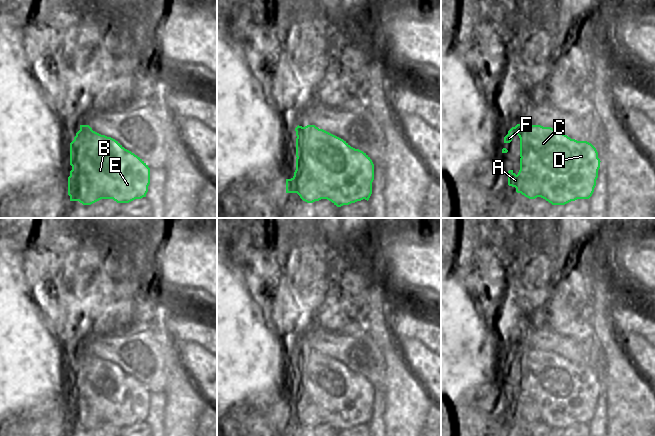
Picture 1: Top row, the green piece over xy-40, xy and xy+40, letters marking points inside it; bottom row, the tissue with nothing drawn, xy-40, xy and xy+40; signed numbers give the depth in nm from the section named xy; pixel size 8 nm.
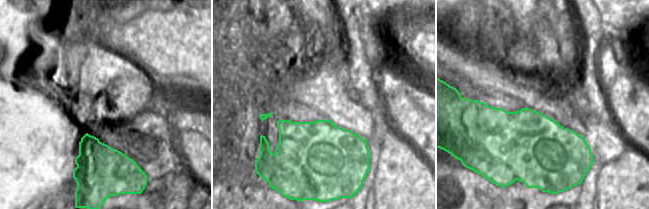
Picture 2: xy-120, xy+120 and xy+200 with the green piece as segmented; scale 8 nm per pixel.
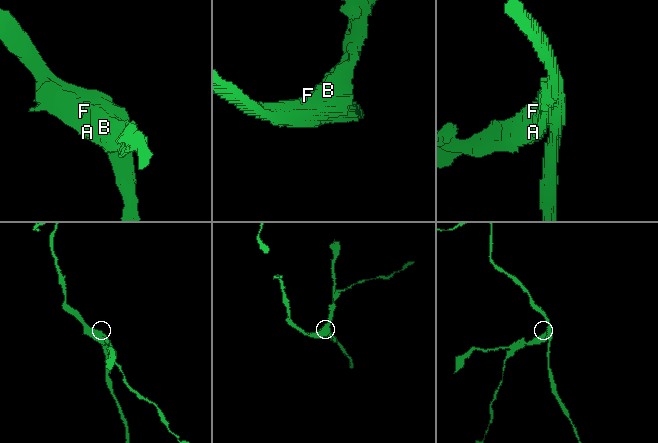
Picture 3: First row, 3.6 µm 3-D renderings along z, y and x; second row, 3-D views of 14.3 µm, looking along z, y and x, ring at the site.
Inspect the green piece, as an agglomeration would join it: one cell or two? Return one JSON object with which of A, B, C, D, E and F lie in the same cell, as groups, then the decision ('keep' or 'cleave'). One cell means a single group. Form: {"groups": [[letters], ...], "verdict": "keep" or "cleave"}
{"groups": [["A", "B", "C", "D", "E"], ["F"]], "verdict": "cleave"}

